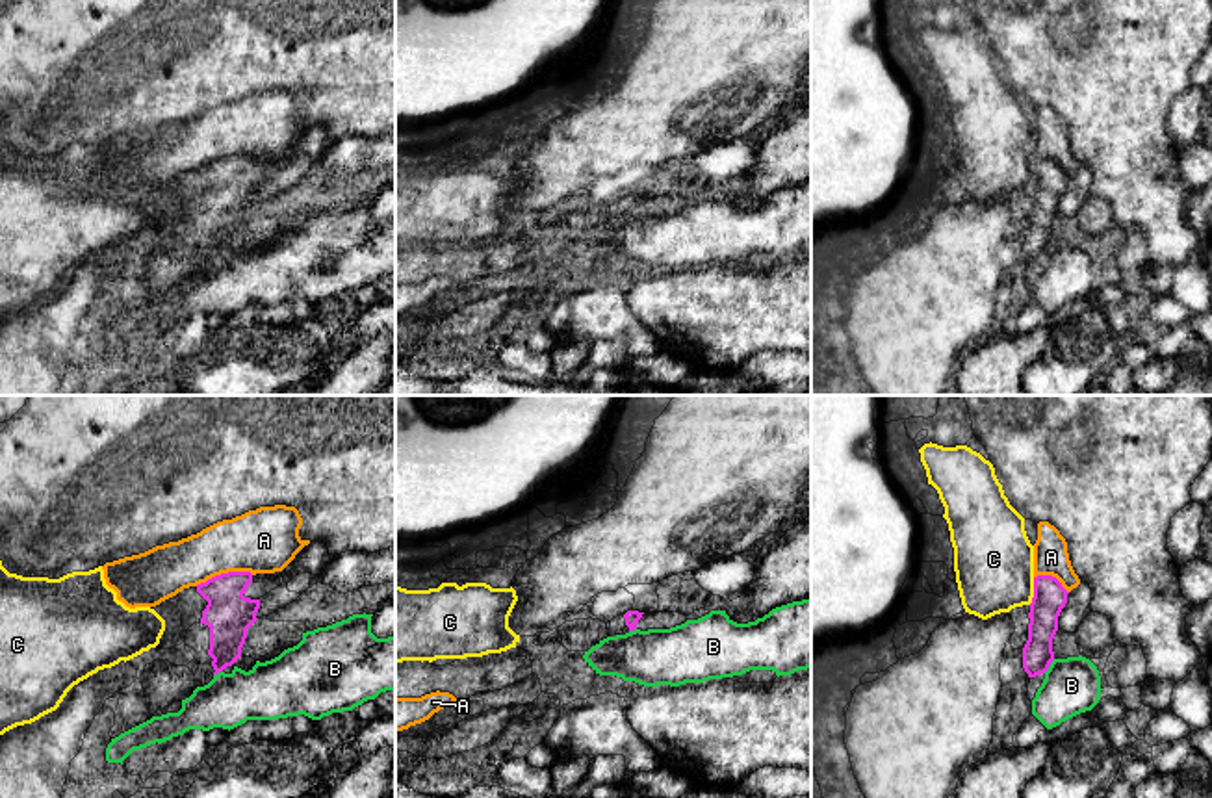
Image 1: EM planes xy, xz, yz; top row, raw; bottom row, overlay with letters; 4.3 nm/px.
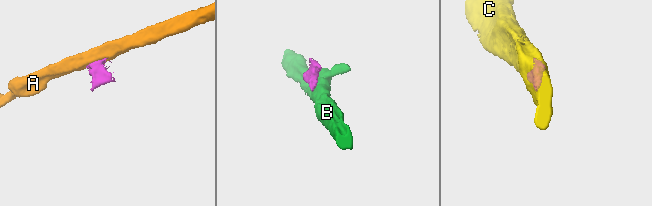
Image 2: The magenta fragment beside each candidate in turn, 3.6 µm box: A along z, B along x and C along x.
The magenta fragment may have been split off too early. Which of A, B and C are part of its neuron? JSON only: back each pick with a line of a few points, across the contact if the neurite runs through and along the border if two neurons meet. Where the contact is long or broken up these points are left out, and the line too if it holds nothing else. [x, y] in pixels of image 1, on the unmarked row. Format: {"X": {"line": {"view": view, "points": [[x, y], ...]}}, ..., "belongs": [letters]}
{"belongs": []}

